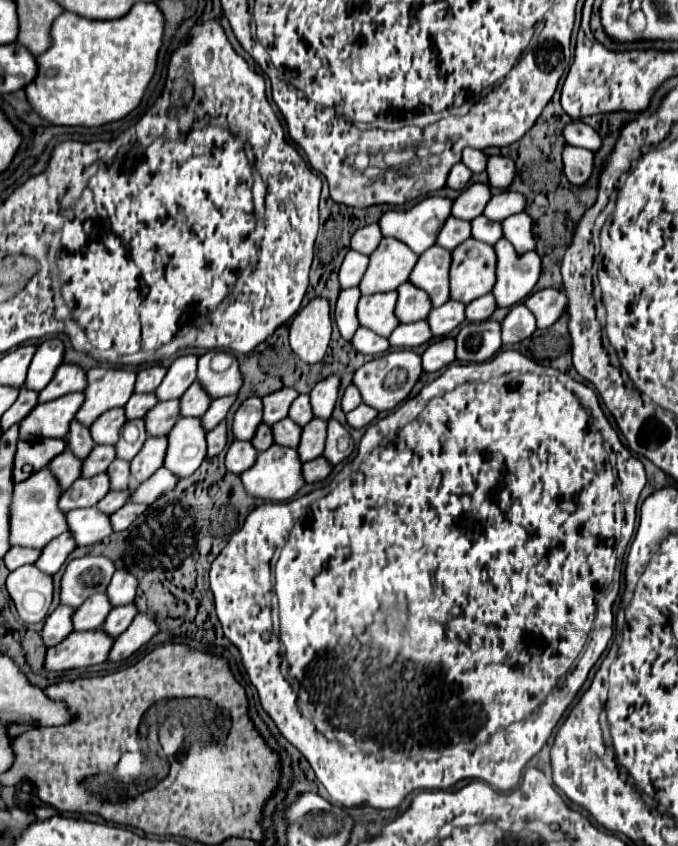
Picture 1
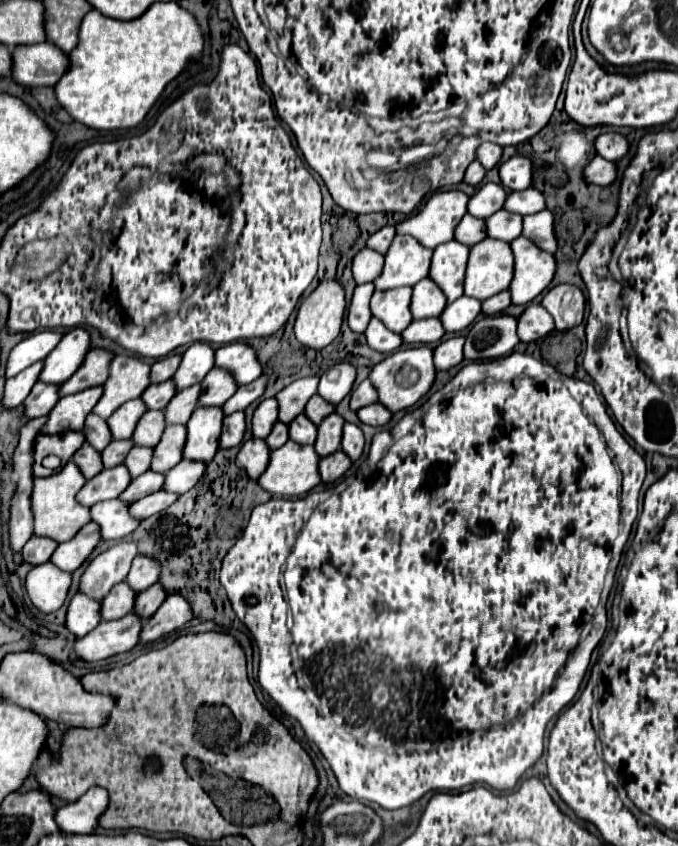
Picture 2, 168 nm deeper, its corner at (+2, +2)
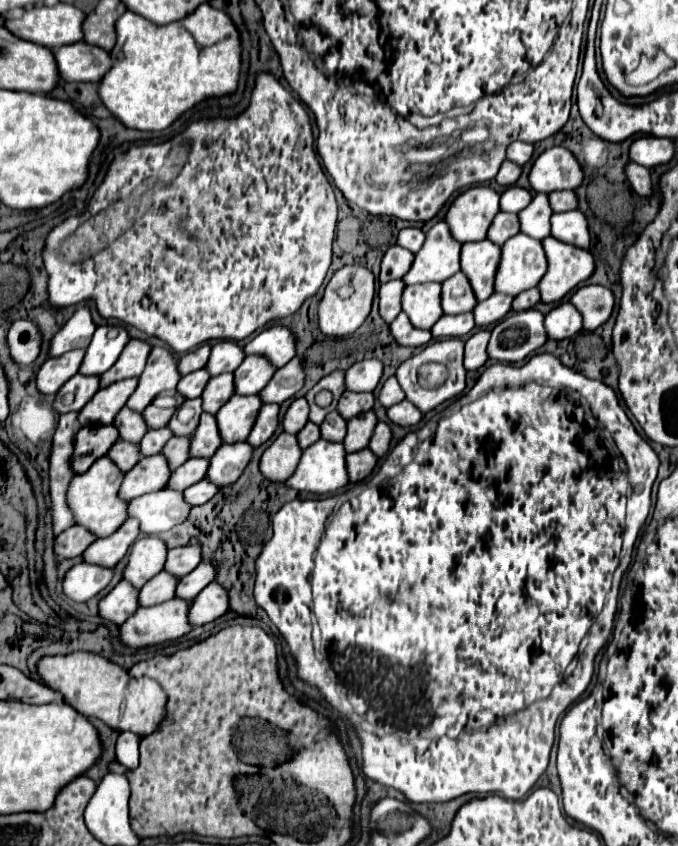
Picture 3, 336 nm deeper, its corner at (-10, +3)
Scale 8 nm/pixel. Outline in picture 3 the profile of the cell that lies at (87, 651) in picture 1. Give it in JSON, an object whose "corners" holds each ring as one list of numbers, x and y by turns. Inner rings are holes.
{"corners":[[172,598,160,606,140,608,122,624,120,638,132,648,182,638,194,628,188,620,188,608,190,600,180,598]]}

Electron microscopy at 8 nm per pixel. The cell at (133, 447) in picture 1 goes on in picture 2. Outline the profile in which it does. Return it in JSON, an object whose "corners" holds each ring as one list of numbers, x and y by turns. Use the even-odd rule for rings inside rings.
{"corners":[[146,411,144,417,140,417,140,425,136,425,132,441,134,445,148,445,154,447,160,441,160,435,164,431,164,415,162,411]]}

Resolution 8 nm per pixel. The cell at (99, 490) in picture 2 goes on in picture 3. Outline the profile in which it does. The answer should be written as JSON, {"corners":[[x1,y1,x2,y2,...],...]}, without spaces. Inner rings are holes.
{"corners":[[164,454,146,456,130,472,126,472,120,488,120,498,134,500,136,496,158,492,166,488,170,476,172,476,172,468,168,466]]}

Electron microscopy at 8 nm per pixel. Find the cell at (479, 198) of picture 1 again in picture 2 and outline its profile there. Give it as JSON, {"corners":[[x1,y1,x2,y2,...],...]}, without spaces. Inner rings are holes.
{"corners":[[484,183,476,189,476,193,468,199,468,213,480,219,490,217,498,209,502,209,502,203,506,199,506,191,498,183]]}

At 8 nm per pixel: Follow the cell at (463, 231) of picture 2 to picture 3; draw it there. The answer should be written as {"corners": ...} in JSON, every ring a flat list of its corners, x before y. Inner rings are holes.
{"corners":[[500,212,490,230,488,230,488,240,492,240,494,244,504,244,510,236,516,236,520,232,520,220,516,214,508,214,508,212]]}

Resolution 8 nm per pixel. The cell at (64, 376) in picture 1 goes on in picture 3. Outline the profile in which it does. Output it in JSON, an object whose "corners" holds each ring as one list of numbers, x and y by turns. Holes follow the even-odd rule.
{"corners":[[130,340,128,346,124,348,124,352,120,354,118,362,100,376,102,378,100,386,106,388,106,384,114,384,118,380,140,376,140,372,144,372,144,364,148,360,150,350,152,350,152,346,146,340]]}

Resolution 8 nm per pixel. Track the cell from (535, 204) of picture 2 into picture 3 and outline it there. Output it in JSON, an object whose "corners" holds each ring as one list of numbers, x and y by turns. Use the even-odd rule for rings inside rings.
{"corners":[[552,192,550,194,550,204,554,212,564,212,564,210,574,210,576,208,576,194,570,192]]}

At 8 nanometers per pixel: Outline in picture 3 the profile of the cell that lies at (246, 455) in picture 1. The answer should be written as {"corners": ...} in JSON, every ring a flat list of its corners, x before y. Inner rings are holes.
{"corners":[[282,432,260,460,262,474,272,482,286,482,296,470,296,462,300,462,300,452,304,450,296,444,296,436]]}

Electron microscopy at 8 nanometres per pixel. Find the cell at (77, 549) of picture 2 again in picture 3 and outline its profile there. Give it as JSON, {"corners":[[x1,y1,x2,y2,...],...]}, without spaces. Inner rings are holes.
{"corners":[[130,518,122,528,118,528,116,534,108,538,98,538,94,544,90,544,90,548,84,552,84,560,90,564,112,568,126,556,130,544,134,544,138,536,140,536,140,524,136,518]]}

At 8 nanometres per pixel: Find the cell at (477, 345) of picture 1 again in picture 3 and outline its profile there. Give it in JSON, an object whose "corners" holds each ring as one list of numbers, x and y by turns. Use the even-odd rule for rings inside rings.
{"corners":[[524,310,512,312,504,320,500,320,488,344,490,358,498,362,522,362,532,352,536,352,548,340,544,328,544,314,540,310]]}

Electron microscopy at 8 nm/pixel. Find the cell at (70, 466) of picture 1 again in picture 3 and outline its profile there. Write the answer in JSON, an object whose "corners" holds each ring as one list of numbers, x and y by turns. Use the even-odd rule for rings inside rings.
{"corners":[[118,440,118,442,112,446,112,450,108,452,108,456,110,456,110,458,120,466,120,470,124,470,124,472,132,470,134,464,142,458,138,444,128,444,126,440]]}

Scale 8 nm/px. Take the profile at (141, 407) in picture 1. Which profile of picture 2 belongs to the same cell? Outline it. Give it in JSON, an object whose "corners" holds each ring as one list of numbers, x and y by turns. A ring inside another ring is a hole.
{"corners":[[164,381,164,383,158,383,158,385,150,385,142,395,140,399,144,401,144,405,148,405,148,409,164,409,166,403,174,397,174,383,172,381]]}

